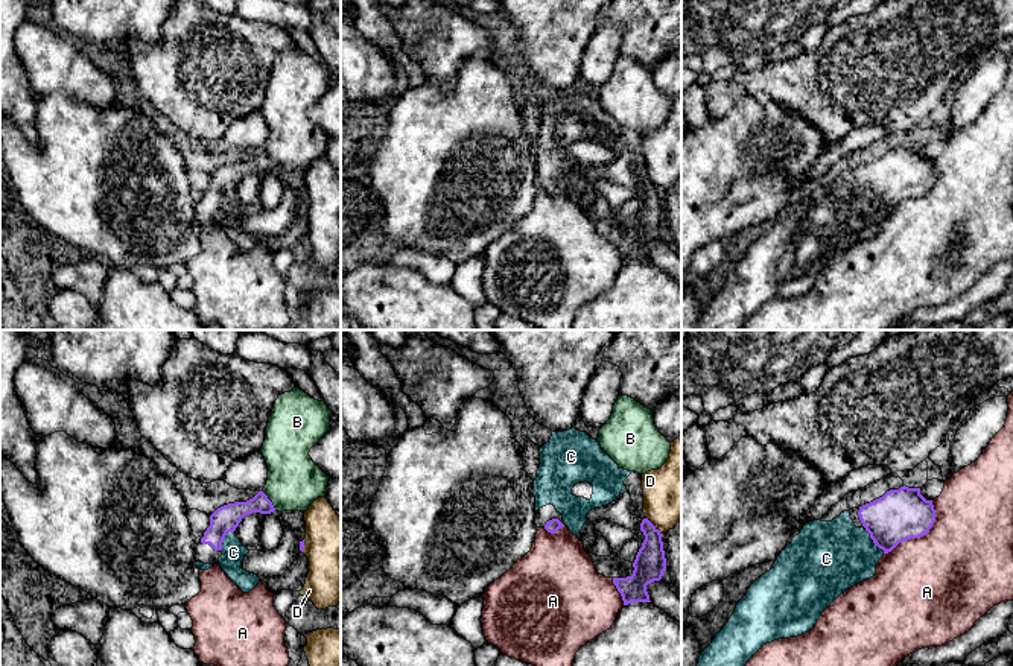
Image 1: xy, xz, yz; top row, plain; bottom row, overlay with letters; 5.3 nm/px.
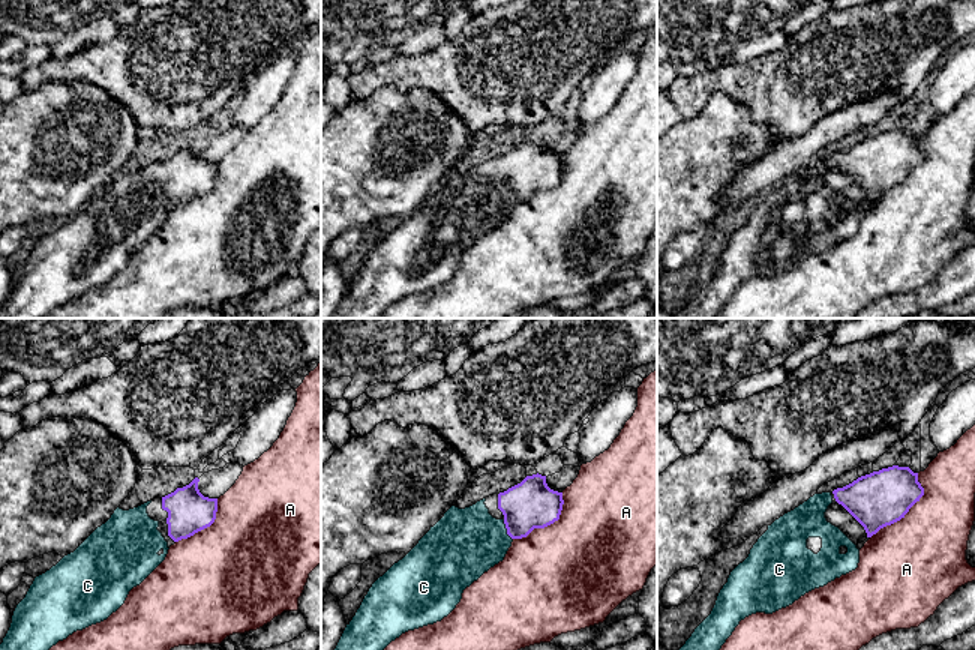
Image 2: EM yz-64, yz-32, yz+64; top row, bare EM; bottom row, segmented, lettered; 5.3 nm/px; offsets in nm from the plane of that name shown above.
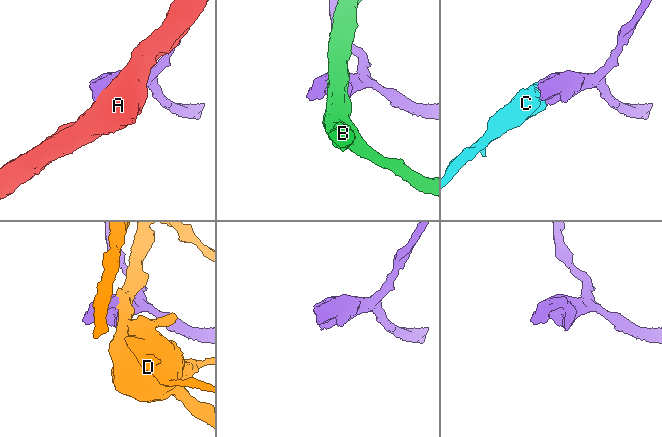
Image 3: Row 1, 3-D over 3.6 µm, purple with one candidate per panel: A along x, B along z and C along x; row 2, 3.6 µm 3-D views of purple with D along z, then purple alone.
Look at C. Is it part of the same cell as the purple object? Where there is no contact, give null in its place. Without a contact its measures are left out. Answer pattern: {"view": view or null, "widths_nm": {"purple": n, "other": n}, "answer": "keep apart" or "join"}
{"view": "yz", "widths_nm": {"purple": 280, "other": 380}, "answer": "join"}

